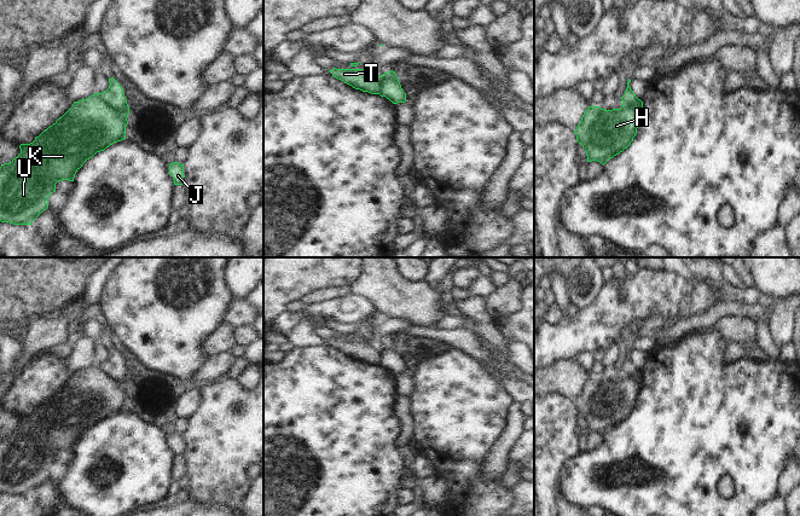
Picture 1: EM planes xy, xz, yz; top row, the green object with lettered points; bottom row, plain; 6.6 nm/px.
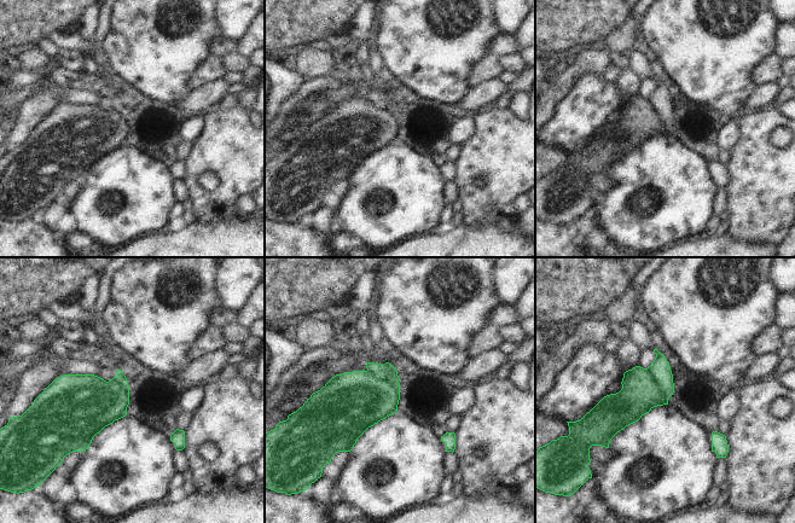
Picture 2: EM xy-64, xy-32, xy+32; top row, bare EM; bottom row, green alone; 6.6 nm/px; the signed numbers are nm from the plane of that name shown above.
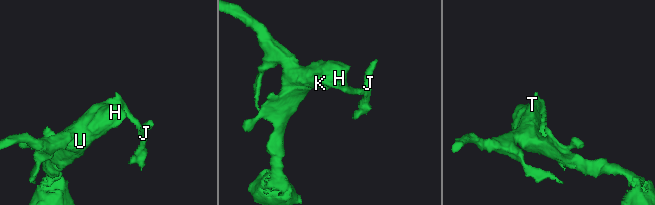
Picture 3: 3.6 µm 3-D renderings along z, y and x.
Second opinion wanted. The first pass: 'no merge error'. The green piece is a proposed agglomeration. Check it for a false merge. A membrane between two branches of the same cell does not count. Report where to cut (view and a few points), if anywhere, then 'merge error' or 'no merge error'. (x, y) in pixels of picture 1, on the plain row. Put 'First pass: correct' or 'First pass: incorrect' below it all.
cut in xy along (94, 364), (126, 388); merge error
First pass: incorrect

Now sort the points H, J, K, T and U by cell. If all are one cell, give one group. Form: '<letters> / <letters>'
H K T U / J

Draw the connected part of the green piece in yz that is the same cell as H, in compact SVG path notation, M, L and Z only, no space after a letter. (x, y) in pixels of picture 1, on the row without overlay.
M622 375L621 379L604 381L599 377L589 377L576 400L576 412L582 416L587 425L587 433L597 431L603 436L614 427L627 419L637 405L640 383L637 375Z

